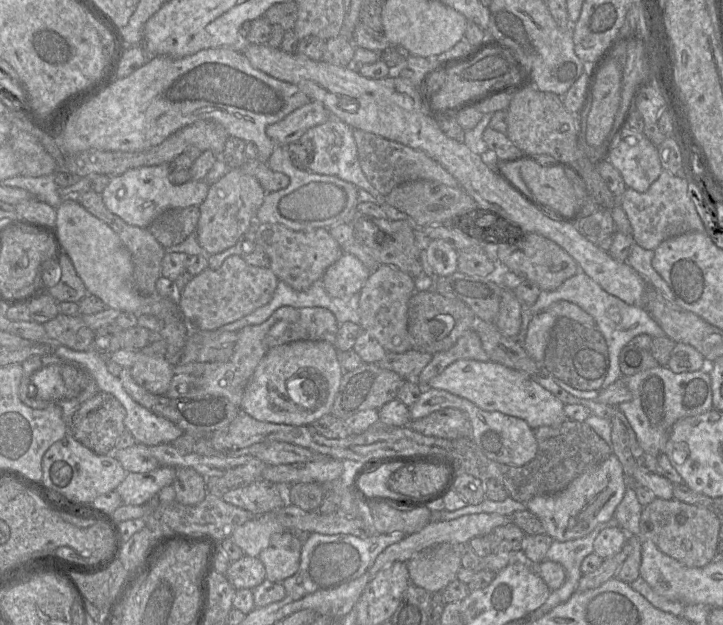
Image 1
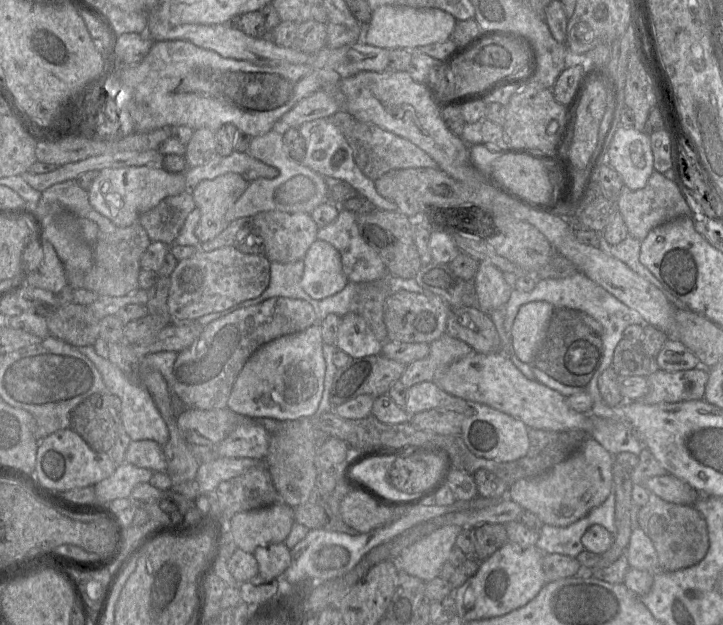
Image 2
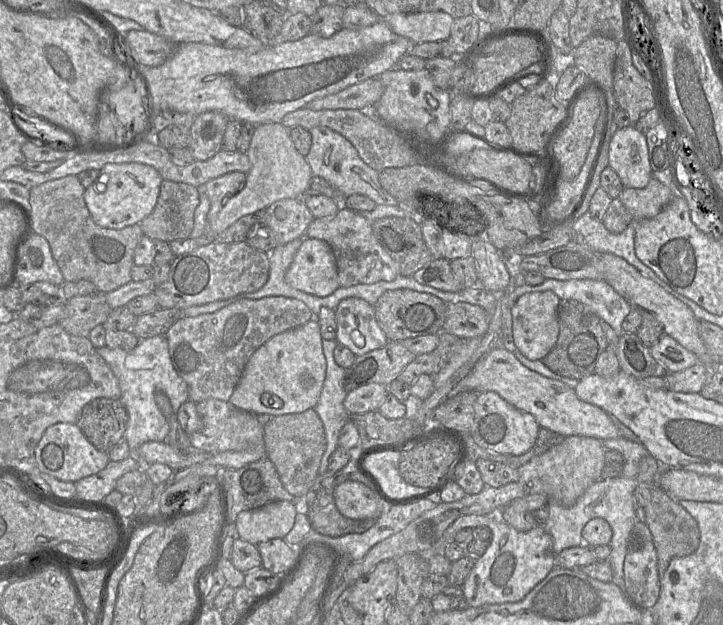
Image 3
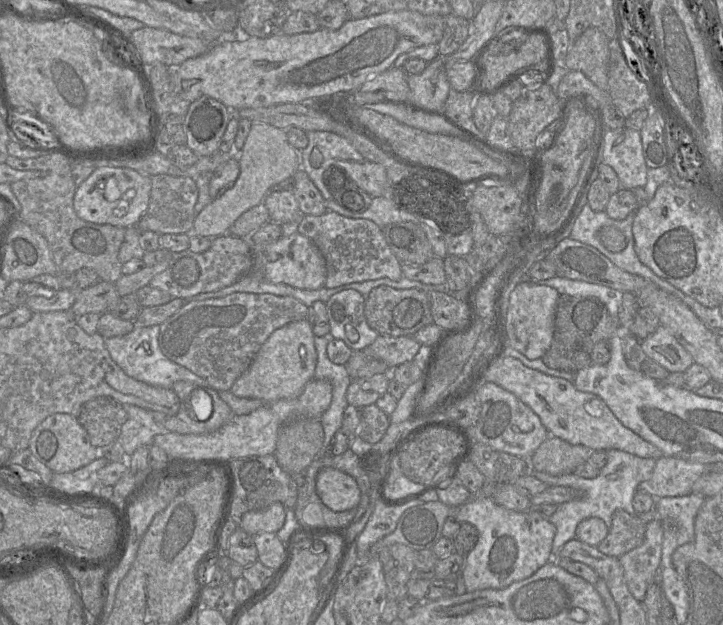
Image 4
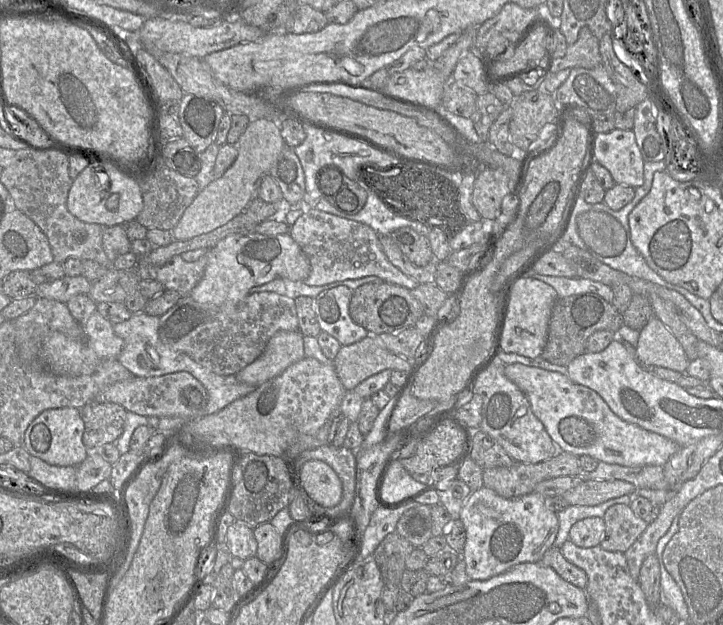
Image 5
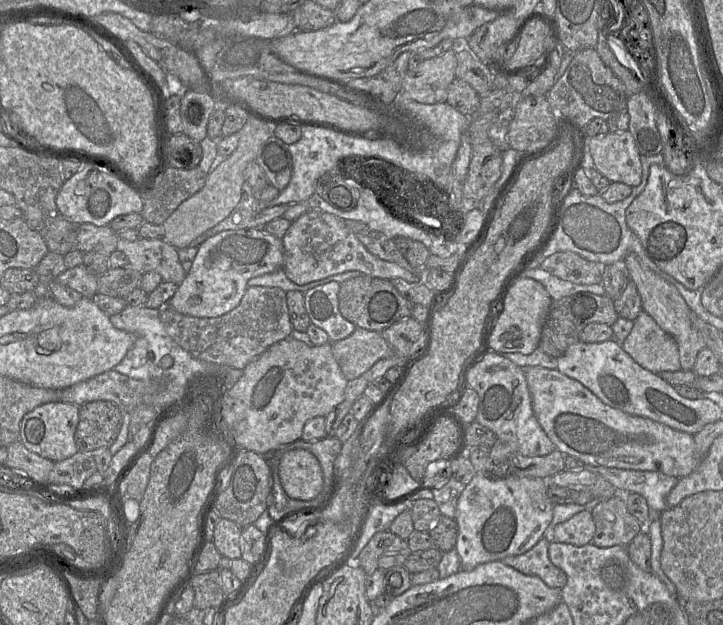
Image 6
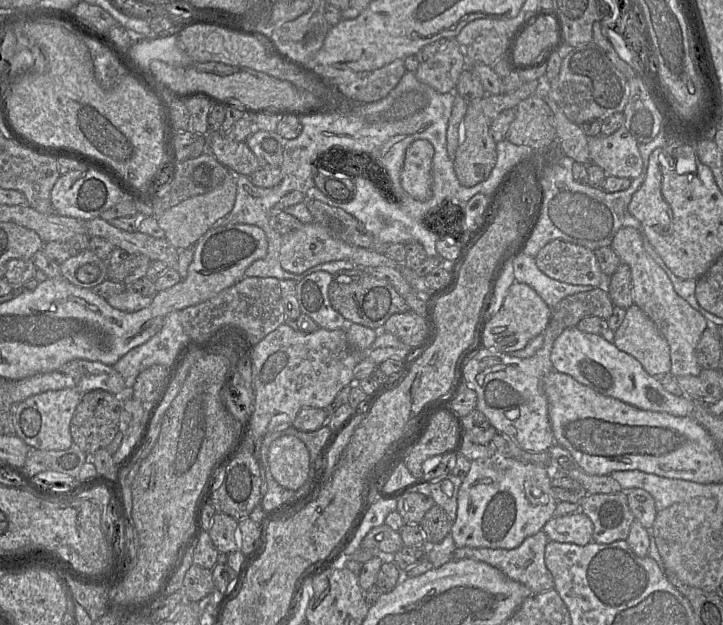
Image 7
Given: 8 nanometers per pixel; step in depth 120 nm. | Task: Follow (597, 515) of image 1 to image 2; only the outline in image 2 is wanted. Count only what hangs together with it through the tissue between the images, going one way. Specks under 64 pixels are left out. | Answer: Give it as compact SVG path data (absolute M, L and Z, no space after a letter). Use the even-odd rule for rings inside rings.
M587 437L563 462L550 471L527 479L517 480L508 491L508 497L524 511L538 516L543 524L567 527L585 517L601 505L613 489L614 456L594 438Z

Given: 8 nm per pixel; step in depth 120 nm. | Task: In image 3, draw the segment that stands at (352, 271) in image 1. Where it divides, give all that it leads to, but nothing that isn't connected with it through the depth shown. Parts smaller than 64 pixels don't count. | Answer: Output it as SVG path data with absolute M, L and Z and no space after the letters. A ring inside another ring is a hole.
M302 238L301 246L285 274L292 288L326 297L339 287L336 259L331 247L315 238Z

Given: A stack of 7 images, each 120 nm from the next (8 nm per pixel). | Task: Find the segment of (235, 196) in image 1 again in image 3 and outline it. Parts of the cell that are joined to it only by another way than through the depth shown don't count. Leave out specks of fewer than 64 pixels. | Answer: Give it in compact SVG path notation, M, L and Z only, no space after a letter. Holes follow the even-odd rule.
M239 171L229 172L214 178L203 185L210 201L207 222L214 221L224 204L240 192L246 183L246 174Z

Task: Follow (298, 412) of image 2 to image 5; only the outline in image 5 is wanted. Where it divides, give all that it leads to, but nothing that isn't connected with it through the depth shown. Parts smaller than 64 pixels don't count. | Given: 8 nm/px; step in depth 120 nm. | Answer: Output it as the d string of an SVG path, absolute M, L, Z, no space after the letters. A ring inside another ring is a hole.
M279 331L267 342L261 355L235 374L236 379L258 387L305 358L304 336L297 331Z

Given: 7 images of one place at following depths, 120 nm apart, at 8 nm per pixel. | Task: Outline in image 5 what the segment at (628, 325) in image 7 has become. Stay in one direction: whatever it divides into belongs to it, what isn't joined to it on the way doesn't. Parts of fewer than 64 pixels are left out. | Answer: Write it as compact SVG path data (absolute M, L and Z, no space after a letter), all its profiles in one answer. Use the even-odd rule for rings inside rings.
M655 316L640 330L635 350L640 364L652 364L685 373L690 363L679 341Z

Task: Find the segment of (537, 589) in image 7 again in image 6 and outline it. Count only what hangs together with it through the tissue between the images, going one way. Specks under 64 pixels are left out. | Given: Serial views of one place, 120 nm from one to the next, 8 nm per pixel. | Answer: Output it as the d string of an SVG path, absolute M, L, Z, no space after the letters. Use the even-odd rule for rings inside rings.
M546 535L524 554L508 556L500 561L523 574L539 577L551 588L561 589L566 584L567 576L549 559L548 548L552 541Z

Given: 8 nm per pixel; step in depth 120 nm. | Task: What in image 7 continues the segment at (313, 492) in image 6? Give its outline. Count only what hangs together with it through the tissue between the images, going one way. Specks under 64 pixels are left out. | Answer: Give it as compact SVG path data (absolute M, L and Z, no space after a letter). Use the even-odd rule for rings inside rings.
M291 435L280 436L271 442L268 447L268 464L275 481L292 491L298 490L307 482L311 482L312 485L318 476L317 467L311 462L308 448L300 439Z

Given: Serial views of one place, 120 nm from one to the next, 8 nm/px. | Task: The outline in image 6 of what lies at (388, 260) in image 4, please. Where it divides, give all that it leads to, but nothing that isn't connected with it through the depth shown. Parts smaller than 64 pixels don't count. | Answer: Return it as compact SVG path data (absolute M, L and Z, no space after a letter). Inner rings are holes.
M310 210L293 221L281 241L284 248L283 270L298 285L349 271L359 271L389 281L395 278L409 283L424 281L424 267L418 274L411 273L393 262L376 257L355 237L342 219L321 210Z

